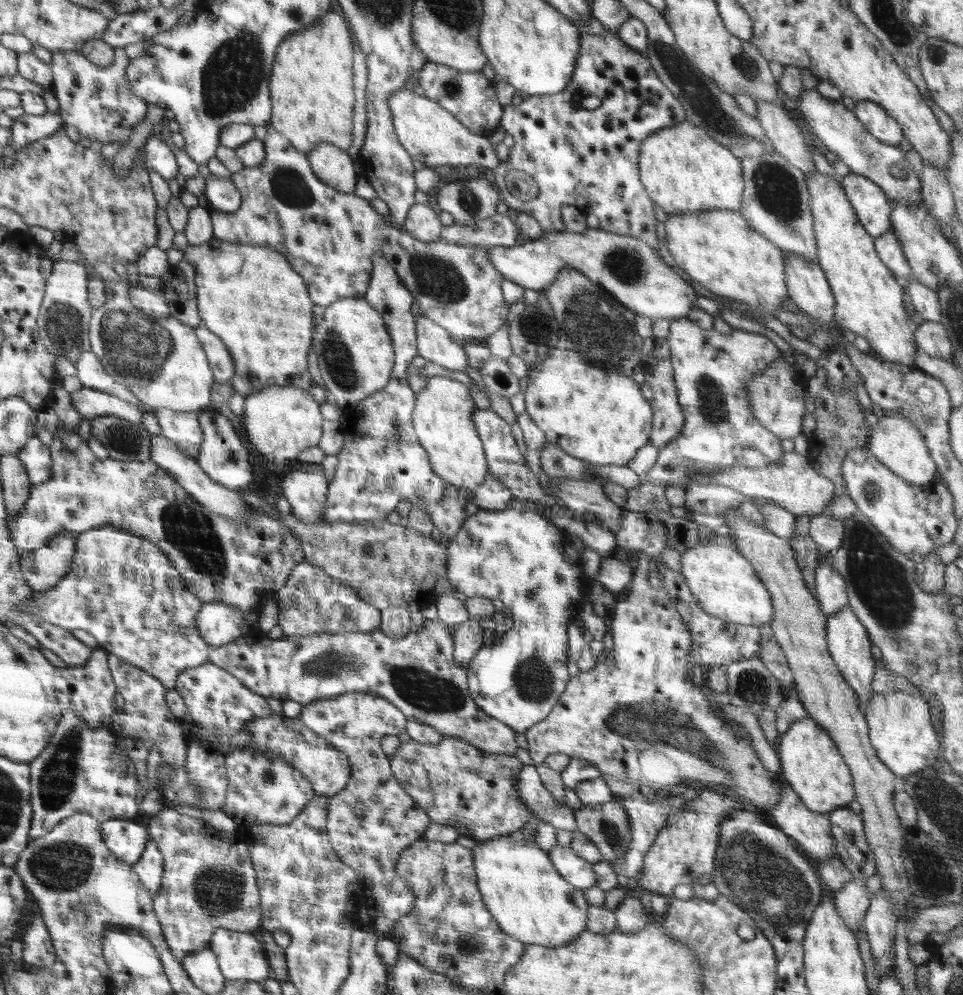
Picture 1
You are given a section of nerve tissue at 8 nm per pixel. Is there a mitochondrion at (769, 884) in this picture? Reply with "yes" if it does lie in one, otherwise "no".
yes

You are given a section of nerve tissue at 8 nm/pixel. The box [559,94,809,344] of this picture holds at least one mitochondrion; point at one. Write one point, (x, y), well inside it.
(776, 187)

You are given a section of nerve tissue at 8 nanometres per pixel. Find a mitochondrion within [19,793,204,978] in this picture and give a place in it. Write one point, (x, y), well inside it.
(64, 864)

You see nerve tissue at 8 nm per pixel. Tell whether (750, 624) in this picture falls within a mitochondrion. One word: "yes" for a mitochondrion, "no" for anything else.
no

